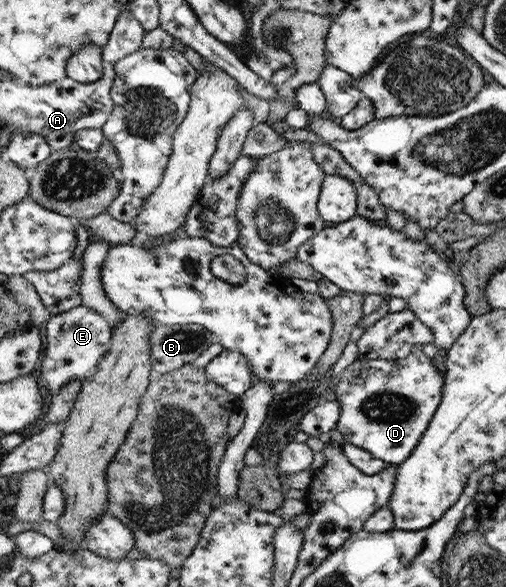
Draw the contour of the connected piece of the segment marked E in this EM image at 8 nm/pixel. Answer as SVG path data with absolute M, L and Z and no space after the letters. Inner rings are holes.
M82 305L52 315L42 329L44 356L41 358L40 370L44 386L48 388L44 392L45 396L48 393L51 397L57 395L70 380L92 376L97 364L112 346L113 331L109 322L96 309Z

